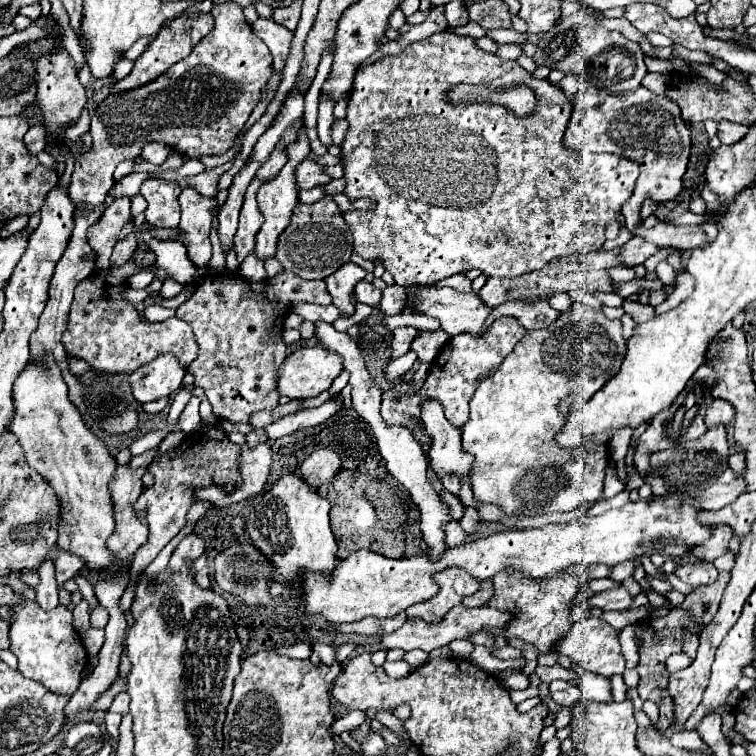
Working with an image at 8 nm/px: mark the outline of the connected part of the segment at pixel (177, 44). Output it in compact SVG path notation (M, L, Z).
M182 15L182 17L174 19L170 25L166 25L166 27L160 29L156 41L152 41L152 43L148 45L148 49L136 59L132 73L130 73L126 79L118 81L118 83L112 87L112 93L124 93L124 91L130 91L130 89L138 89L138 87L142 87L142 85L146 85L146 83L152 83L152 81L158 79L172 63L176 63L176 61L188 57L190 51L192 51L192 47L194 47L200 39L204 39L212 29L214 29L214 19L212 19L212 15Z

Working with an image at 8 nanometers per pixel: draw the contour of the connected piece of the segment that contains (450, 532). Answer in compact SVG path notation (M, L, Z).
M444 527L444 533L446 533L448 547L456 547L466 541L466 531L462 527Z

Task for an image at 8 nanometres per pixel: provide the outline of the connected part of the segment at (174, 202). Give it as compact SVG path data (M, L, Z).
M146 179L142 183L140 193L148 201L146 221L154 227L178 227L180 223L180 185L178 183L164 183L158 179Z

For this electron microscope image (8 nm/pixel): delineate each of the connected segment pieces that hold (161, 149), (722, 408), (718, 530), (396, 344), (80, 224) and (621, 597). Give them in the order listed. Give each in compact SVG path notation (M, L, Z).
M150 141L142 147L140 157L154 165L161 165L166 161L168 153L170 153L170 147L164 141Z
M714 399L714 401L710 403L710 407L706 409L704 423L706 423L708 427L712 427L712 425L728 425L734 415L735 411L728 401L724 401L724 399Z
M710 525L712 527L712 535L708 541L704 541L702 545L694 547L694 555L702 561L714 561L718 555L722 555L728 549L728 541L732 537L732 527L730 525Z
M398 327L392 331L392 345L390 345L390 361L392 359L398 359L402 355L406 355L410 351L410 345L412 341L418 337L418 329L416 327Z
M82 205L78 207L78 215L76 215L76 227L74 227L74 233L70 237L70 243L62 255L62 259L58 261L56 265L56 271L54 271L54 277L50 281L50 291L48 291L48 303L46 303L46 309L44 313L40 315L40 321L38 321L38 327L36 331L30 335L30 353L32 353L32 359L40 359L42 355L46 353L52 353L54 359L58 361L60 369L62 369L62 375L66 379L66 383L70 385L70 401L82 411L82 415L86 415L86 405L84 405L84 385L68 371L68 357L66 357L66 351L64 351L64 345L62 345L62 331L64 331L64 325L66 325L66 315L70 311L70 303L72 303L72 297L74 297L74 289L76 285L90 277L94 273L94 263L96 263L96 253L94 249L88 245L88 229L92 225L96 225L104 213L106 205Z
M616 587L616 589L606 589L602 593L596 593L592 597L586 599L588 607L598 607L602 611L610 611L610 609L628 609L632 607L632 595L626 591L626 587Z

